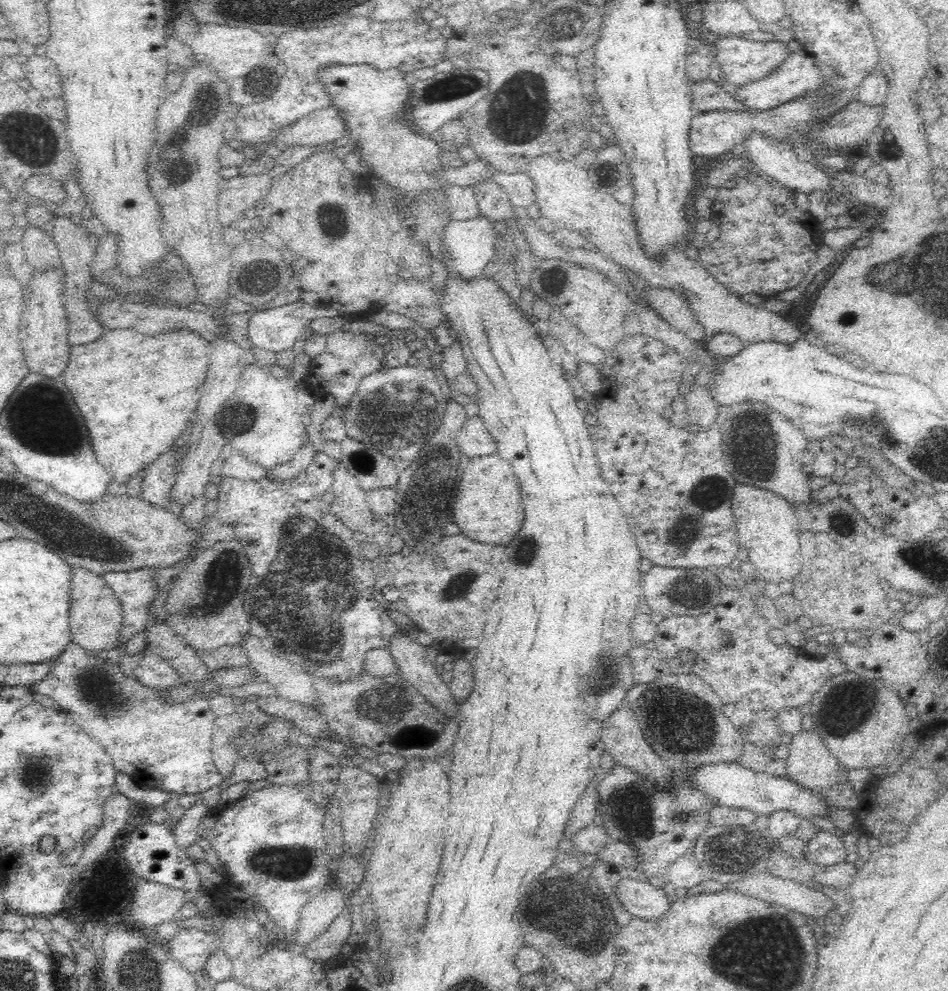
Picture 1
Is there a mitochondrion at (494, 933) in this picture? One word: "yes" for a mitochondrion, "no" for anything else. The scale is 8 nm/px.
no

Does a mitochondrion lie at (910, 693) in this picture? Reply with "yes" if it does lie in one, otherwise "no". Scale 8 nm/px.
no

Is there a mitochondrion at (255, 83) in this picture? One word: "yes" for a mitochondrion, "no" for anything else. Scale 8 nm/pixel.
yes

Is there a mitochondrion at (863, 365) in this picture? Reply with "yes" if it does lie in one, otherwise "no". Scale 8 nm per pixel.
no

